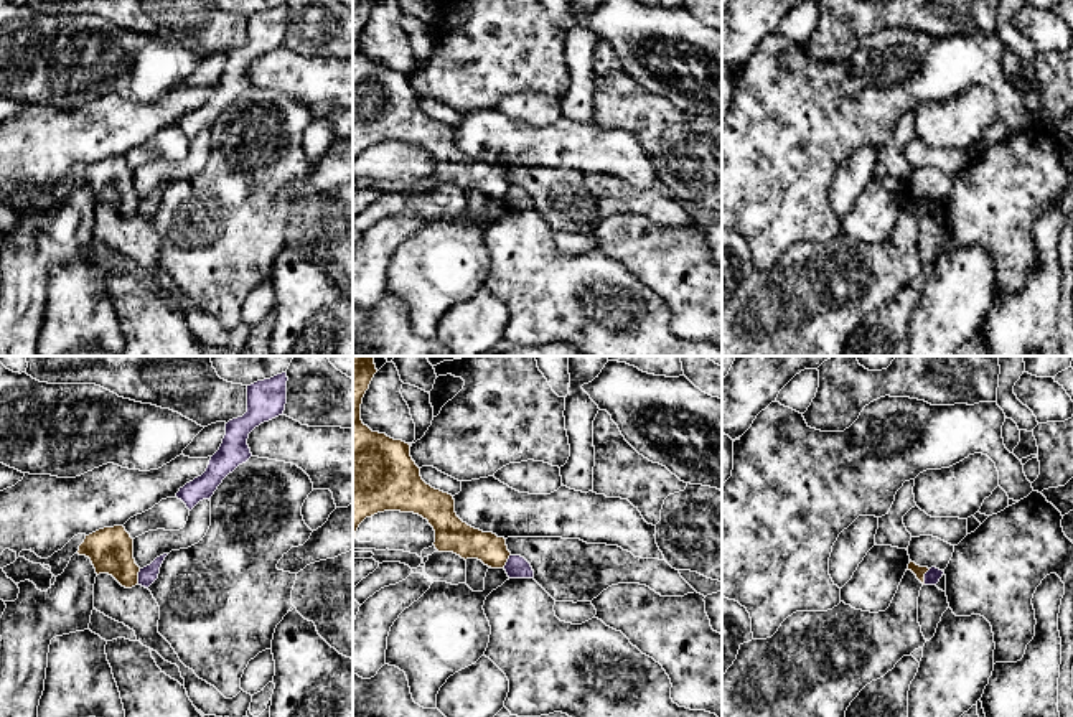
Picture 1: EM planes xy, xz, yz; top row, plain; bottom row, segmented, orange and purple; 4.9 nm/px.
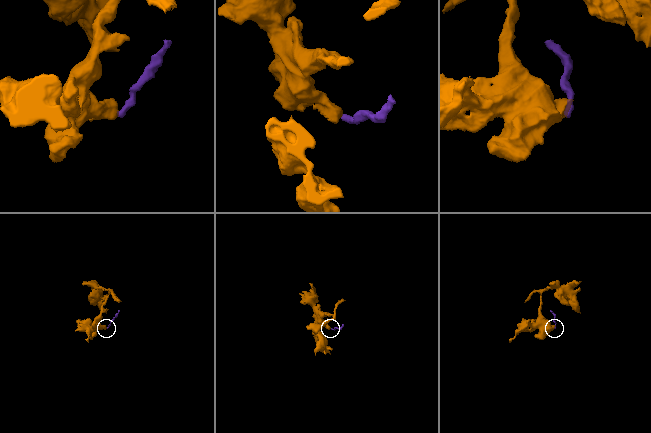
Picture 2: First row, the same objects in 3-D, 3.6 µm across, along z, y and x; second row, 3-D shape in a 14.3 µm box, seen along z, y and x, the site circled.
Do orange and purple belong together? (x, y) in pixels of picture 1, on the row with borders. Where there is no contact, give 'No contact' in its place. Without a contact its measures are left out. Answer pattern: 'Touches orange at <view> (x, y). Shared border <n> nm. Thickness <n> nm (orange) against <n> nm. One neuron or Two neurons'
Touches orange at xy (137, 577). Shared border 80 nm. Thickness 220 nm (orange) against 90 nm. Two neurons

